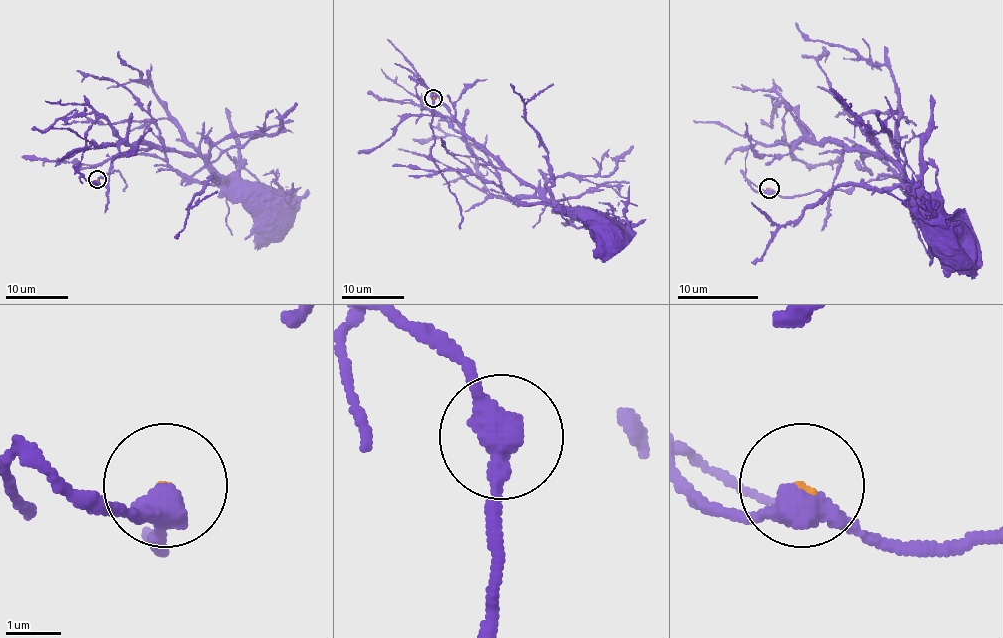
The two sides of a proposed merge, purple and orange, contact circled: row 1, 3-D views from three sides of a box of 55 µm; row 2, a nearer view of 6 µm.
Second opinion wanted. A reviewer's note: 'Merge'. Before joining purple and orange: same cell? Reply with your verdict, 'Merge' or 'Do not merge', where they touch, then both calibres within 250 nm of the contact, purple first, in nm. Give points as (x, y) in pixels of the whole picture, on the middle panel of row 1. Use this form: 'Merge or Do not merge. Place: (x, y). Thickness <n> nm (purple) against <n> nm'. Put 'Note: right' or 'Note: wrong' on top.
Note: wrong
Do not merge. Place: (433, 98). Thickness 440 nm (purple) against 80 nm

